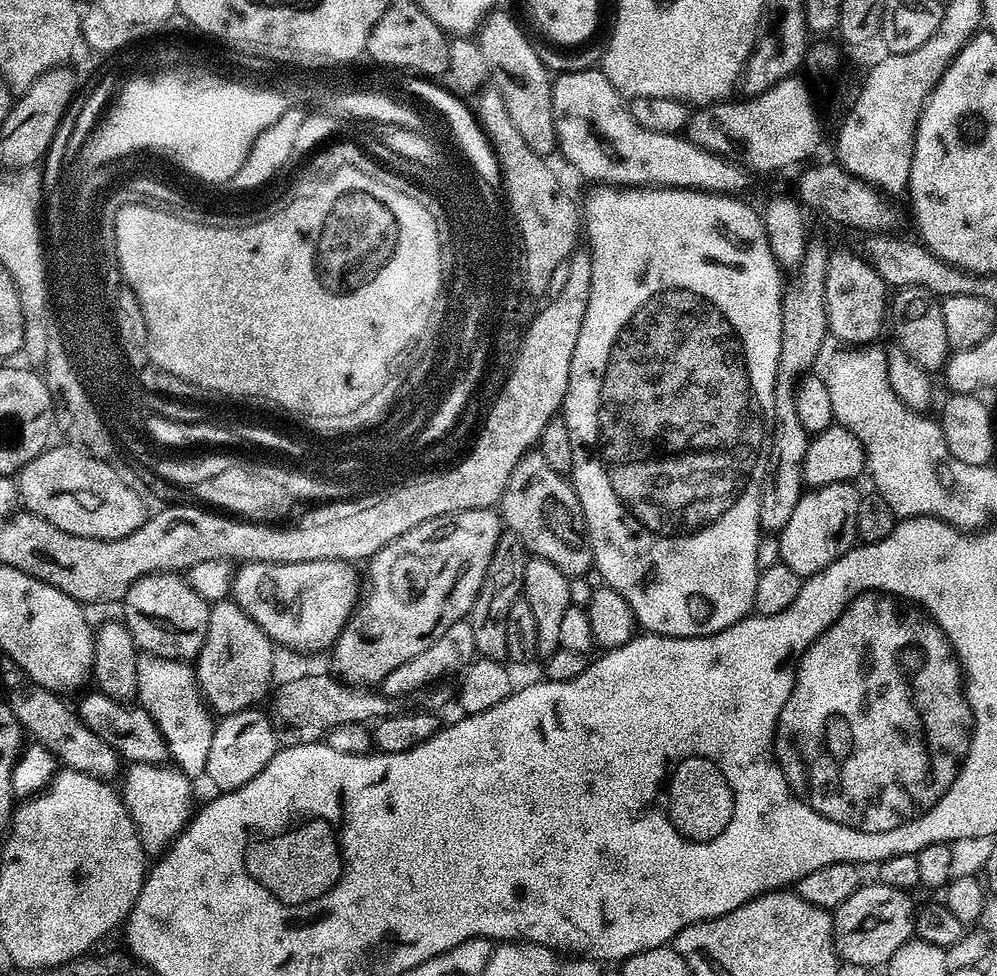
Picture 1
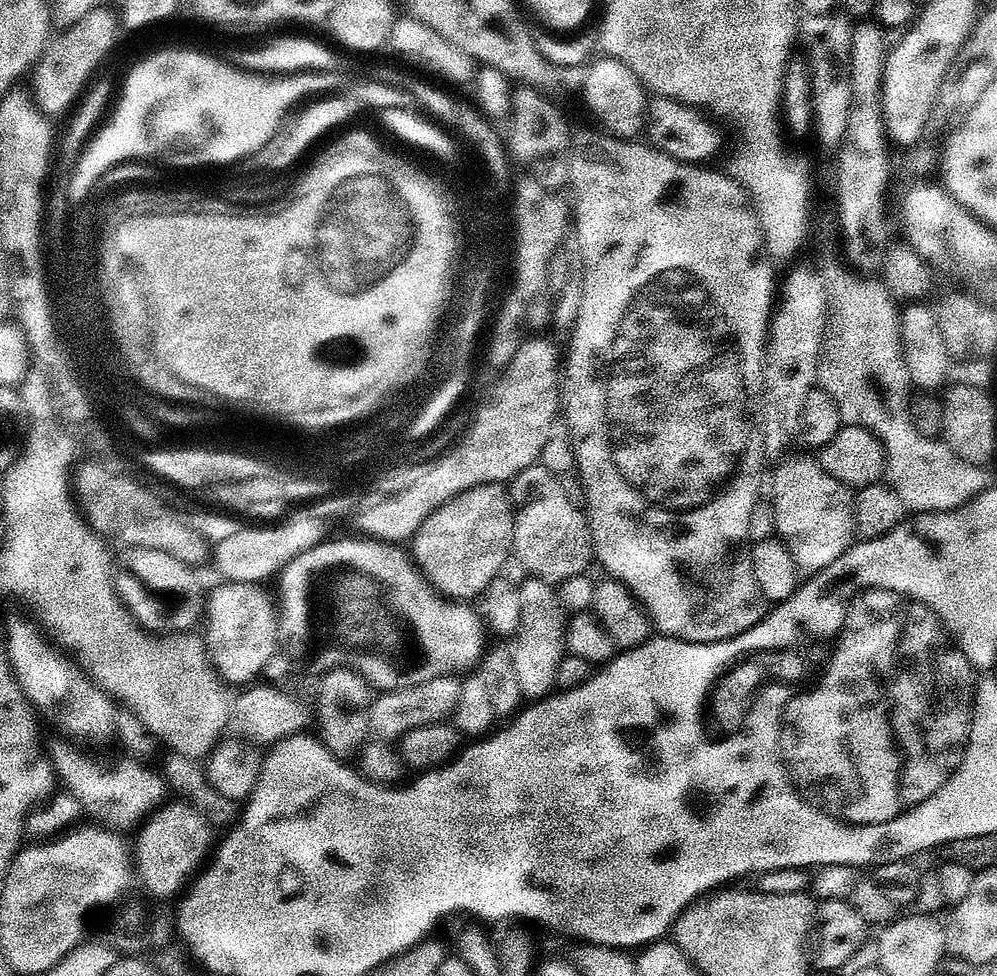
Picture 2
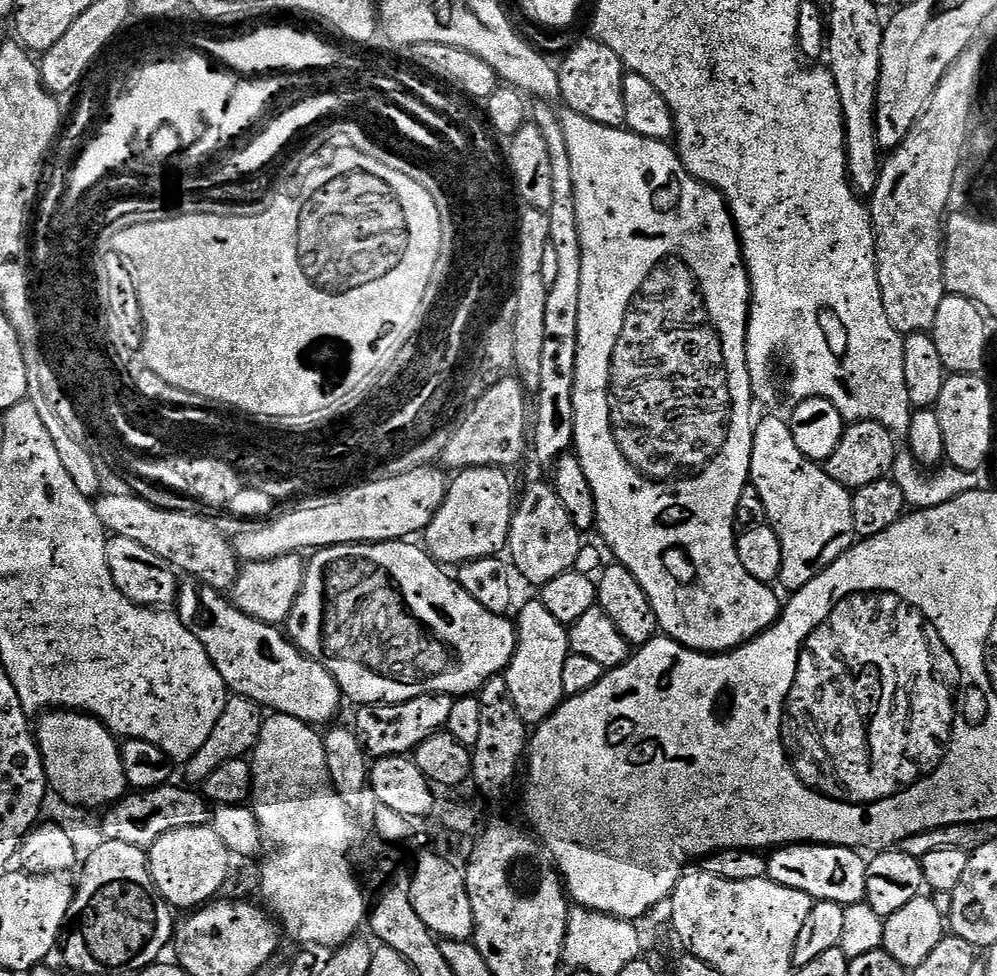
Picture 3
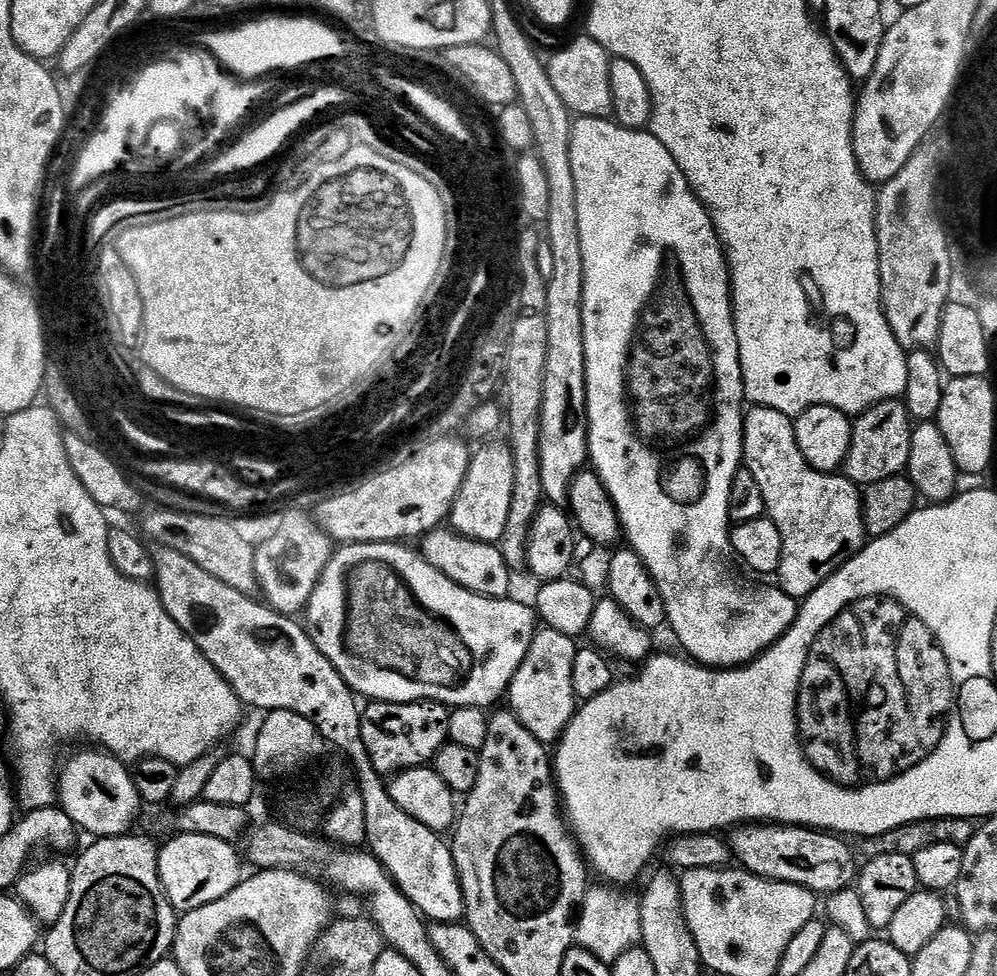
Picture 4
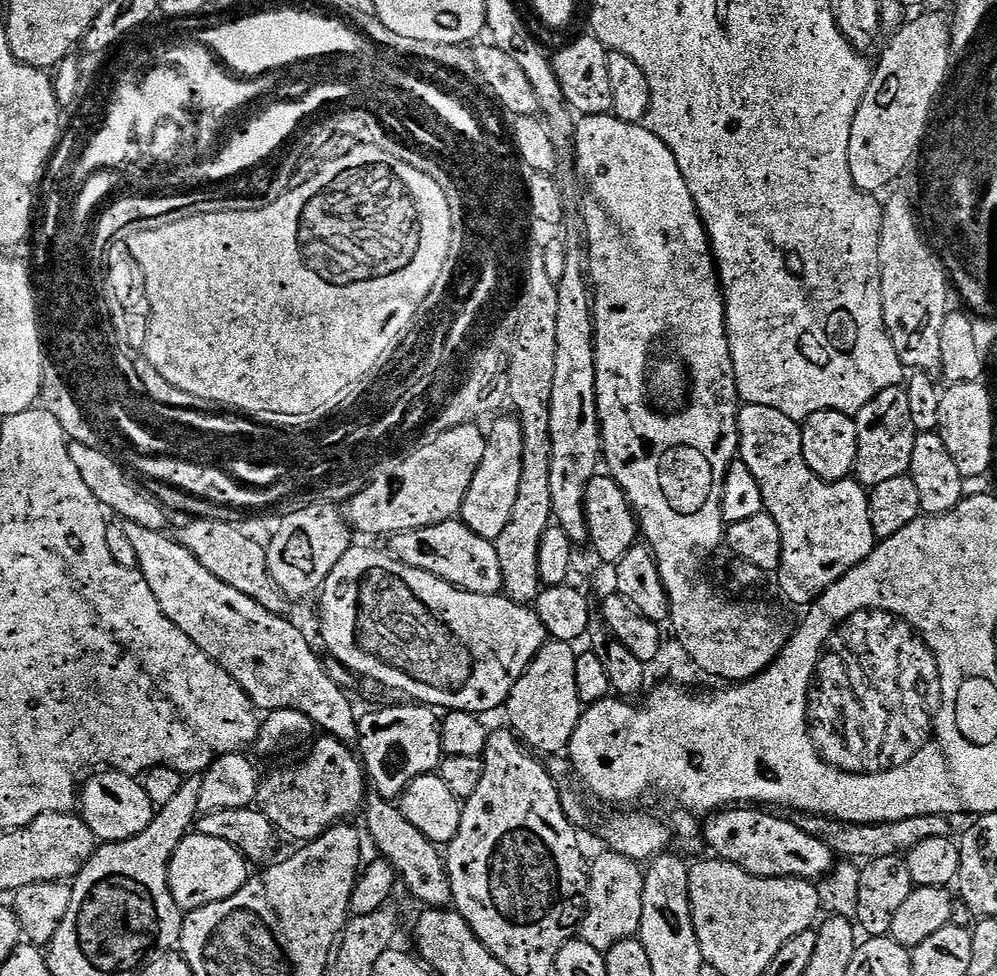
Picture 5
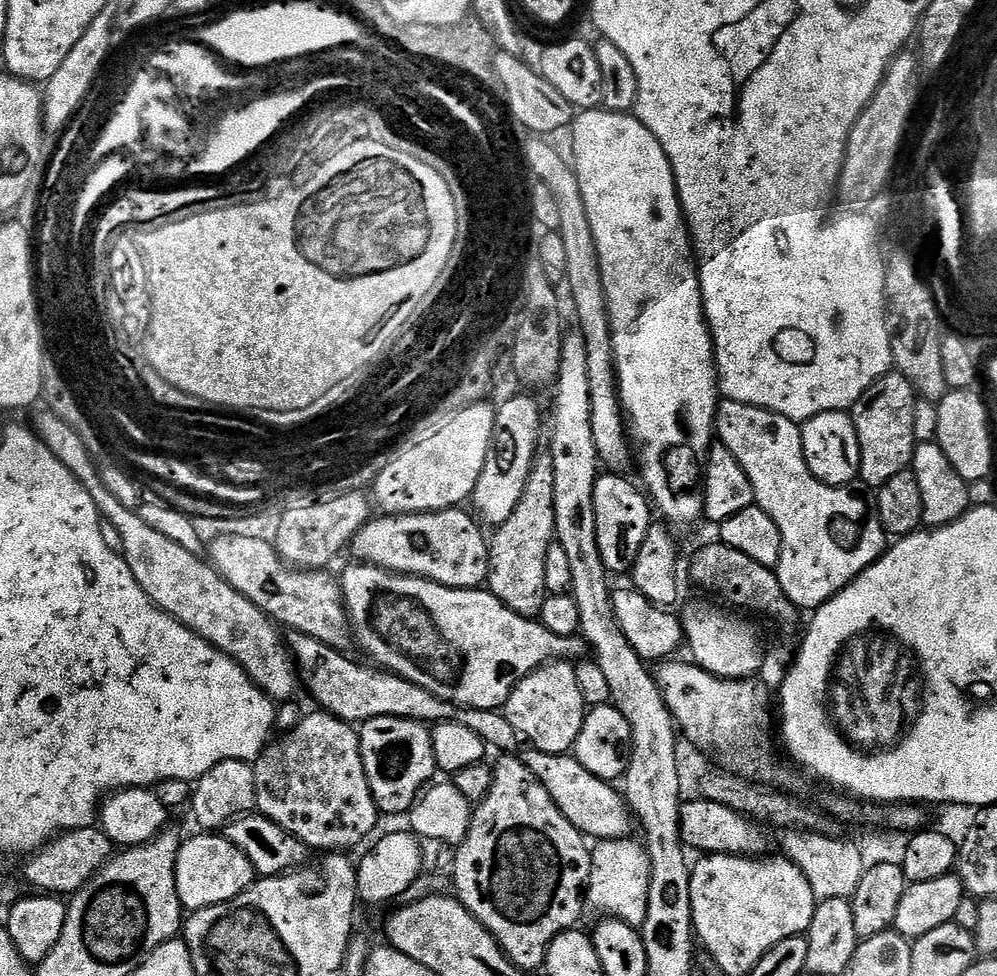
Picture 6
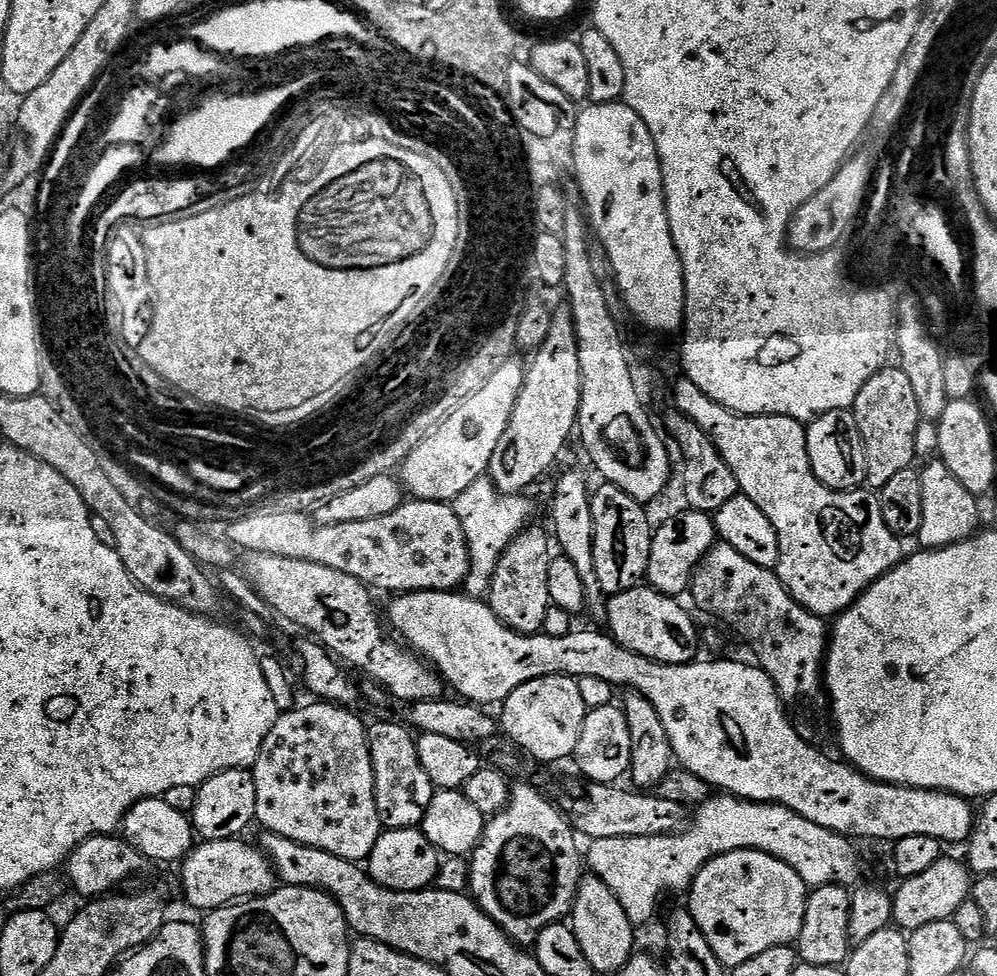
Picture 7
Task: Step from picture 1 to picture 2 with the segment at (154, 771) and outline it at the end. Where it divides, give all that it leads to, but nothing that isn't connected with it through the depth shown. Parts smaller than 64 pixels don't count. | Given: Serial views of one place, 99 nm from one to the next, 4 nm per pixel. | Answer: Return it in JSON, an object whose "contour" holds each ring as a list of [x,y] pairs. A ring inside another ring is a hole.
{"contour":[[[169,802],[148,817],[135,837],[136,844],[134,840],[134,864],[149,894],[160,900],[176,895],[179,897],[189,887],[193,877],[205,867],[214,848],[212,833],[207,818],[185,802]]]}

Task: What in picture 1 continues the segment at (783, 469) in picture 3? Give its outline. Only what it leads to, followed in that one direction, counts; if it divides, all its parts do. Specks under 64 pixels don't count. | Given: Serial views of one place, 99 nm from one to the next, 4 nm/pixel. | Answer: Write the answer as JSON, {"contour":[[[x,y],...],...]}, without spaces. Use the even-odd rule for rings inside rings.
{"contour":[[[855,483],[831,484],[801,496],[798,510],[794,510],[794,518],[790,518],[790,522],[778,536],[779,559],[790,570],[794,570],[794,574],[801,578],[822,574],[827,568],[834,566],[834,562],[838,562],[857,547],[858,506],[862,492],[856,487]]]}

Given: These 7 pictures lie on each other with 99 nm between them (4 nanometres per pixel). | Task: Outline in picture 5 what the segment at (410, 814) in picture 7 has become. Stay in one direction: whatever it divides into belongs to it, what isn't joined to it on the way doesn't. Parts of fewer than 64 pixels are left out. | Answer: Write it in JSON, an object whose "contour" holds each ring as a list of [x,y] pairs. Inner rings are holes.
{"contour":[[[405,705],[376,708],[365,716],[361,715],[358,720],[358,752],[362,757],[367,783],[376,787],[373,788],[375,795],[393,802],[399,801],[410,782],[433,775],[444,756],[440,737],[441,717],[427,705]]]}

